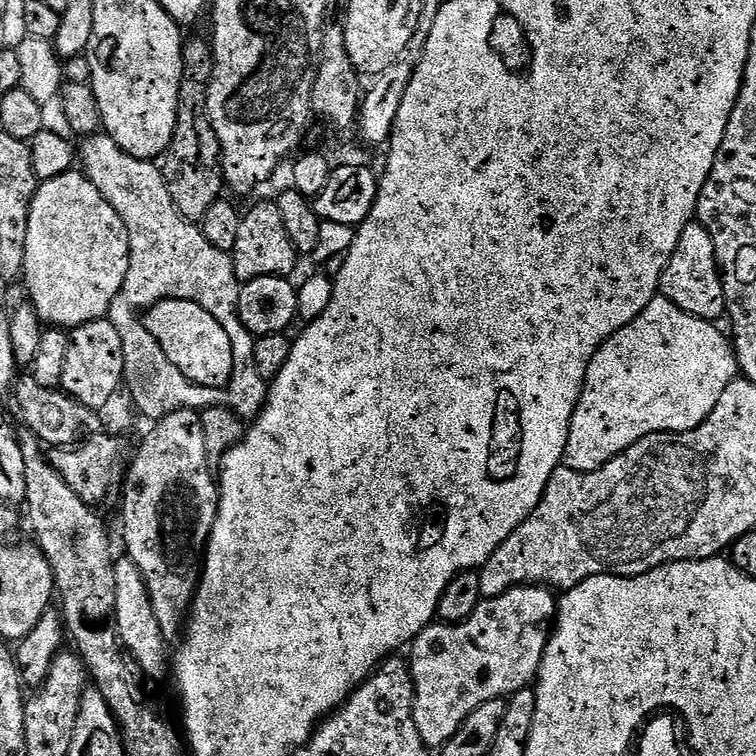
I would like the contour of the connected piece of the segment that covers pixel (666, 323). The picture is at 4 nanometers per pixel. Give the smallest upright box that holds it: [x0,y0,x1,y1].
[563,295,738,472]

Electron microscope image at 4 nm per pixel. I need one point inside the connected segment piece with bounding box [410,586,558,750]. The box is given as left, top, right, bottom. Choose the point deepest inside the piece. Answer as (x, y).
(494, 654)

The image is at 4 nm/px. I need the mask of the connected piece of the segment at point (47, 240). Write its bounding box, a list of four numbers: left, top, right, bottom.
[22,170,131,330]

